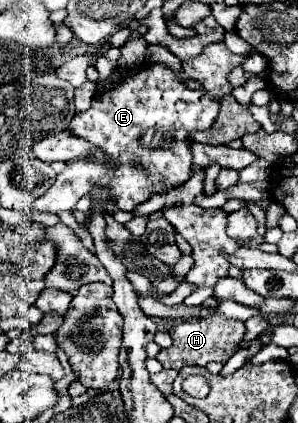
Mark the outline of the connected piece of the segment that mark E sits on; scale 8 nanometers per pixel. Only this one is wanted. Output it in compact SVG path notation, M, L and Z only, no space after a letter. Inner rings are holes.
M220 41L206 45L198 57L182 61L180 75L164 63L144 65L134 75L126 77L116 89L94 95L90 109L76 113L68 131L102 149L114 169L108 169L94 155L72 159L34 207L48 213L74 209L80 197L88 195L94 187L100 187L112 193L122 211L134 211L154 193L164 193L170 187L184 185L194 167L190 133L206 131L214 125L220 111L220 99L230 95L234 89L228 75L234 67L242 65L244 59L246 55L232 53L226 43ZM186 81L200 83L200 89L190 91Z

